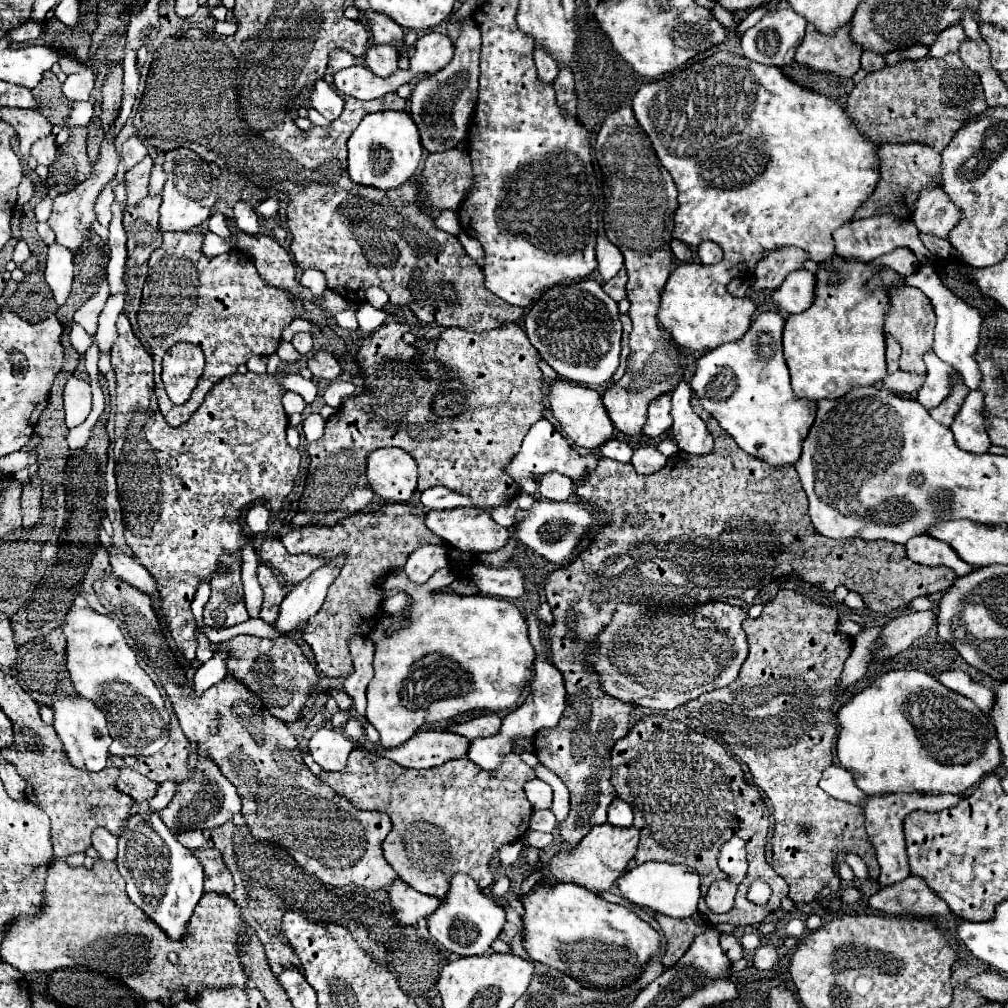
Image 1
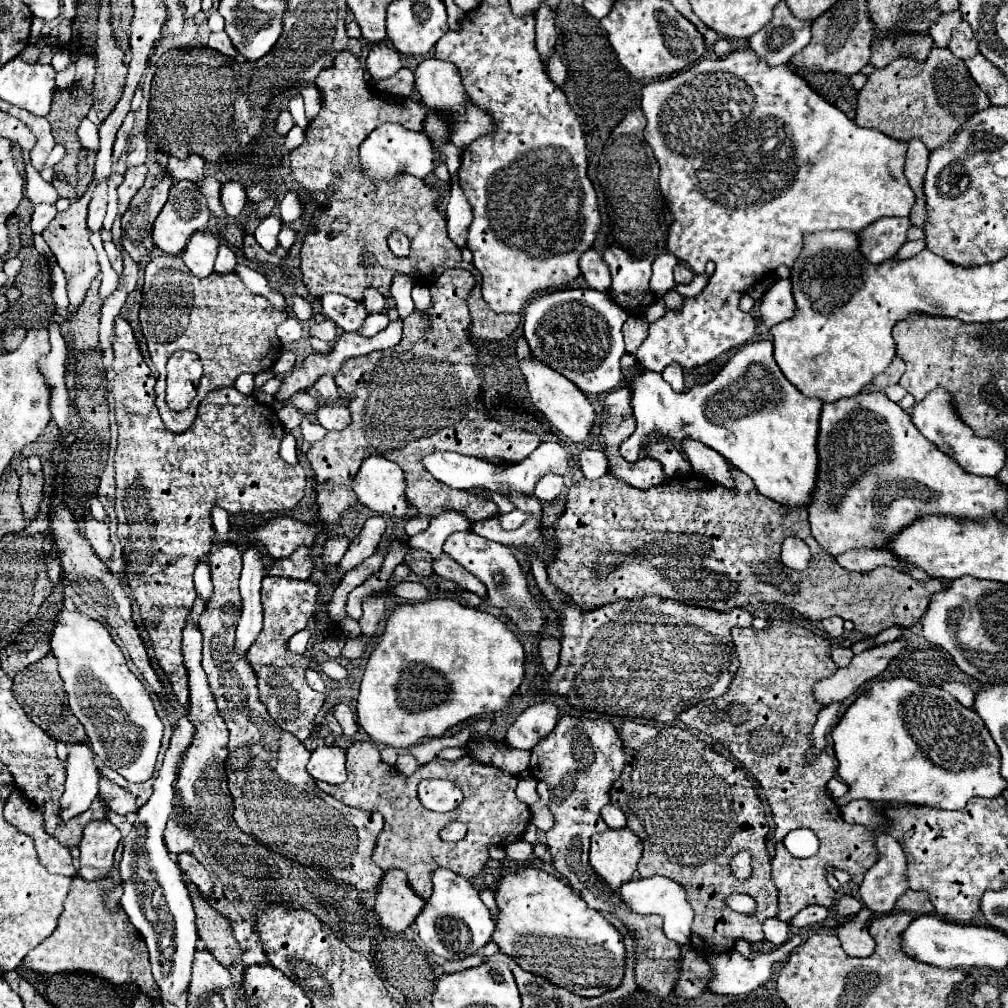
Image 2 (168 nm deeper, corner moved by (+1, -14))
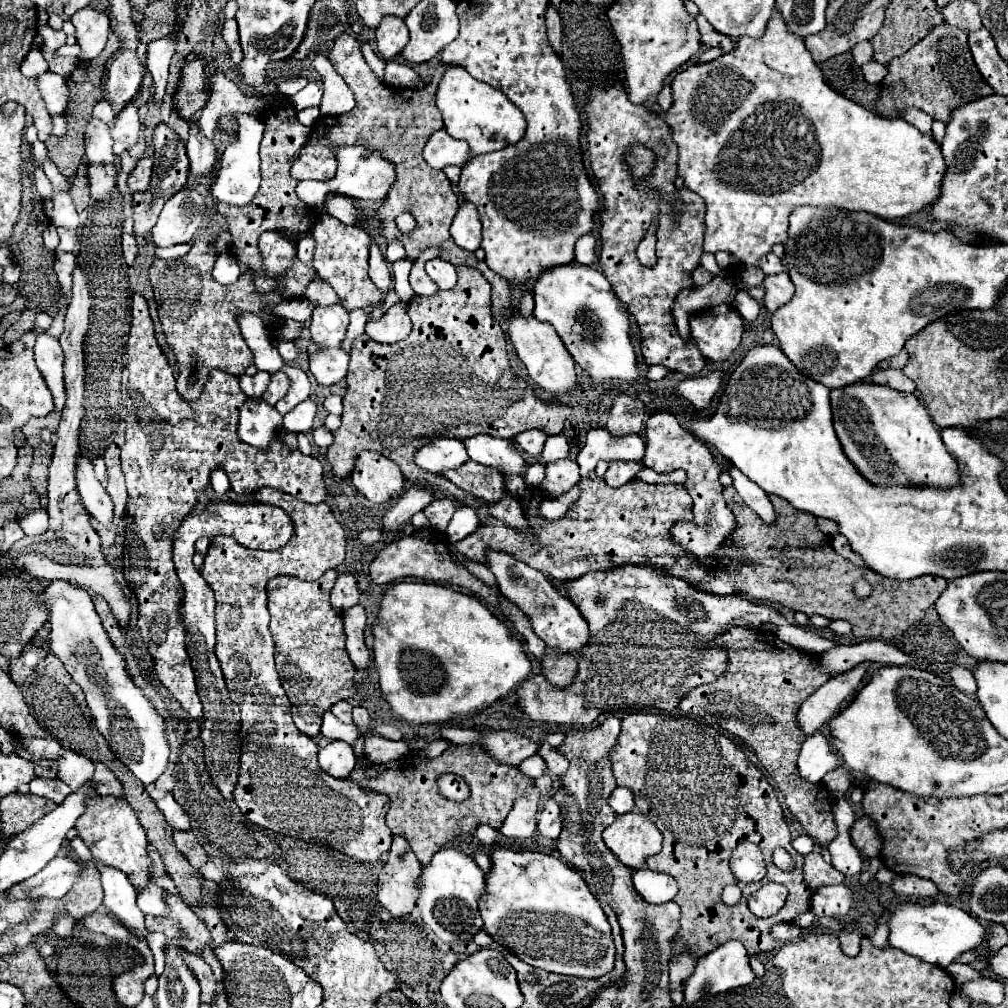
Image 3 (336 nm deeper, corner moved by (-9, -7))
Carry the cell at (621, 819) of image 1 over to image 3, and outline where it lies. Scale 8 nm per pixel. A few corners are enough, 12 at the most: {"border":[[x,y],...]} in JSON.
{"border":[[617,787],[609,805],[617,815],[635,809],[633,793],[627,787]]}

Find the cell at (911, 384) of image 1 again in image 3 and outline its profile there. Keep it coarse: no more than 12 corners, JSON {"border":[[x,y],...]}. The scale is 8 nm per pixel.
{"border":[[899,369],[875,371],[869,379],[897,391],[913,393],[911,383]]}

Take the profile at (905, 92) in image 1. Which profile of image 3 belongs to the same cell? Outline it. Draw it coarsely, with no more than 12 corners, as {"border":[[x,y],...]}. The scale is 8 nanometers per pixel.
{"border":[[935,25],[893,59],[877,113],[917,107],[947,123],[993,93],[967,33]]}

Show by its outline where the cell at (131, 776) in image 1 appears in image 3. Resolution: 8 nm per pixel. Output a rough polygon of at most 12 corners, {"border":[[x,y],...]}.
{"border":[[95,763],[99,795],[123,795],[121,783],[103,763]]}

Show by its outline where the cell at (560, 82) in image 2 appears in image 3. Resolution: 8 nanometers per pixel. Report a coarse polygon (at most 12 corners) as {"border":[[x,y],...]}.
{"border":[[551,3],[545,11],[547,35],[553,49],[561,51],[561,19]]}

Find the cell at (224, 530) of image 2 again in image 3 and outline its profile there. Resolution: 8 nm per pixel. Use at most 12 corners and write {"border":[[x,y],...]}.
{"border":[[221,465],[211,473],[211,485],[217,495],[229,491],[229,479]]}

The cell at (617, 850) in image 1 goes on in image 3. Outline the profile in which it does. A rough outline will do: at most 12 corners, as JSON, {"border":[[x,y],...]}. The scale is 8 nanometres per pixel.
{"border":[[639,811],[619,815],[605,845],[631,869],[661,851],[661,831]]}

